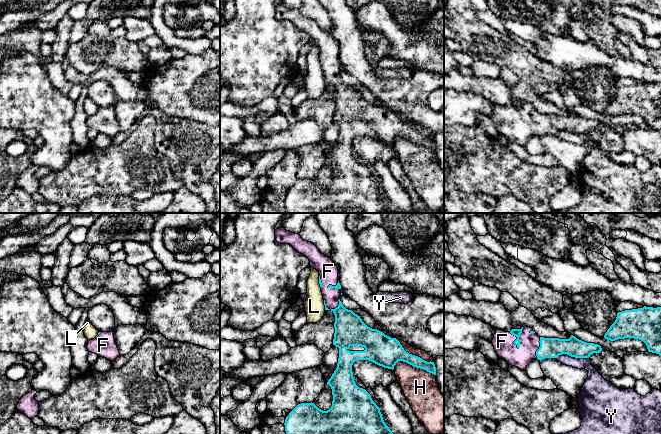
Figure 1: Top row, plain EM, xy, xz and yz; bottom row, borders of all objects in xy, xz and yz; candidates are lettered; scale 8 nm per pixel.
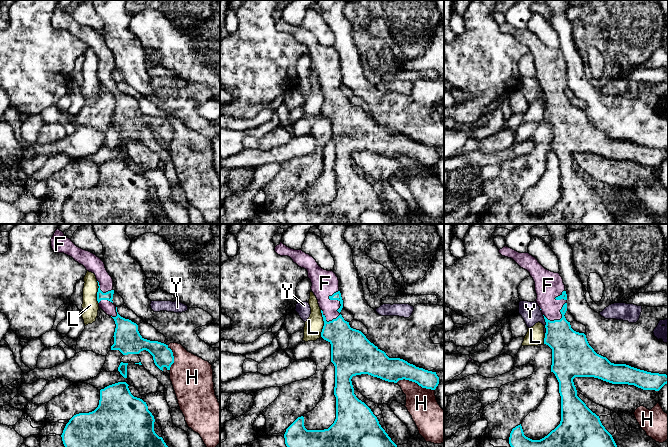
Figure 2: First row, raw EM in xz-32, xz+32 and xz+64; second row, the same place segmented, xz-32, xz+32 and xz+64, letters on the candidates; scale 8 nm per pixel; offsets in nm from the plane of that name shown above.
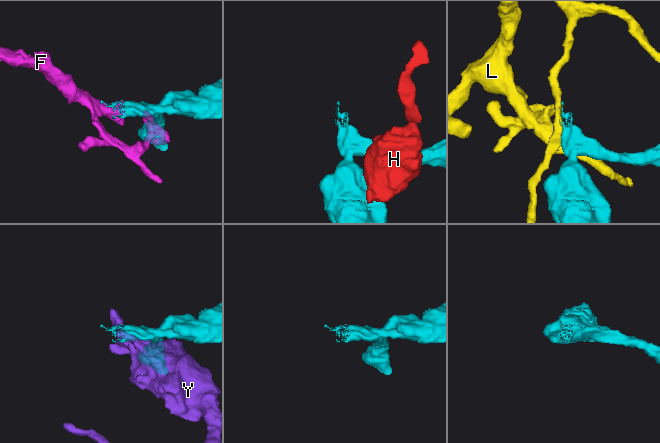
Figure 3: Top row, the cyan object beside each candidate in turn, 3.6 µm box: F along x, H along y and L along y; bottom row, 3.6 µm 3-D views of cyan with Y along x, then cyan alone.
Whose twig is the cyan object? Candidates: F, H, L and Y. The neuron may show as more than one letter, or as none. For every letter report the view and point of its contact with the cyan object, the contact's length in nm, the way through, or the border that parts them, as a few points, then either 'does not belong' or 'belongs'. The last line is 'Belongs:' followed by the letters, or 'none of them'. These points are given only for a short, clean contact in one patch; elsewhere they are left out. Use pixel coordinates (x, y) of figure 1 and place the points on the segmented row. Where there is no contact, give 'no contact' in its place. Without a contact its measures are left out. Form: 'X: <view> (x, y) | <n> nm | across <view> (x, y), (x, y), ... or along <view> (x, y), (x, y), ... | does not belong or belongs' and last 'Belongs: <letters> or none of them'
F: yz (518, 338) | 190 nm | belongs
H: xz (413, 366) | 360 nm | does not belong
L: xz (319, 282) | 100 nm | does not belong
Y: yz (572, 356) | 260 nm | does not belong
Belongs: F

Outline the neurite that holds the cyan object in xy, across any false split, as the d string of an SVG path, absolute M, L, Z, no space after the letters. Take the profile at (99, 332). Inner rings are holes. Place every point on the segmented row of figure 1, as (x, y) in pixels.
M99 332L97 337L88 340L87 349L110 361L114 361L120 356L113 332Z

